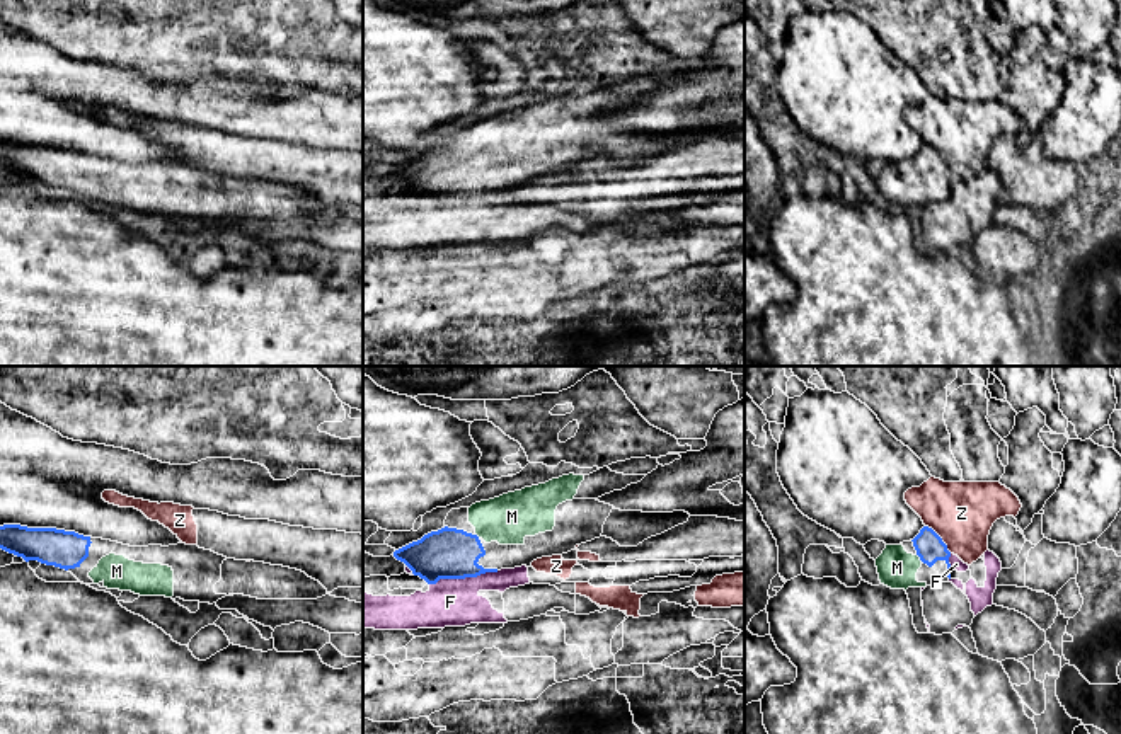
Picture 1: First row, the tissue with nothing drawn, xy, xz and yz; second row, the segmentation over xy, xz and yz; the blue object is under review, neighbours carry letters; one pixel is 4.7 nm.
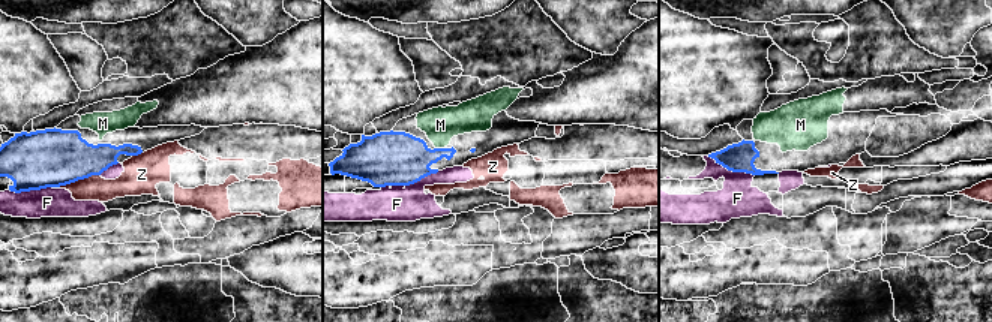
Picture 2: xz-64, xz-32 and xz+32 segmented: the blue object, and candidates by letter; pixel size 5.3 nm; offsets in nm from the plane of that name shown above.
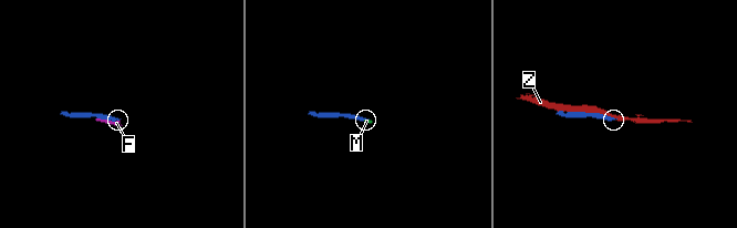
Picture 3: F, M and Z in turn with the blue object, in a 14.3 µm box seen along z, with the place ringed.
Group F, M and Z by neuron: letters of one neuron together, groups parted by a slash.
F / M / Z

